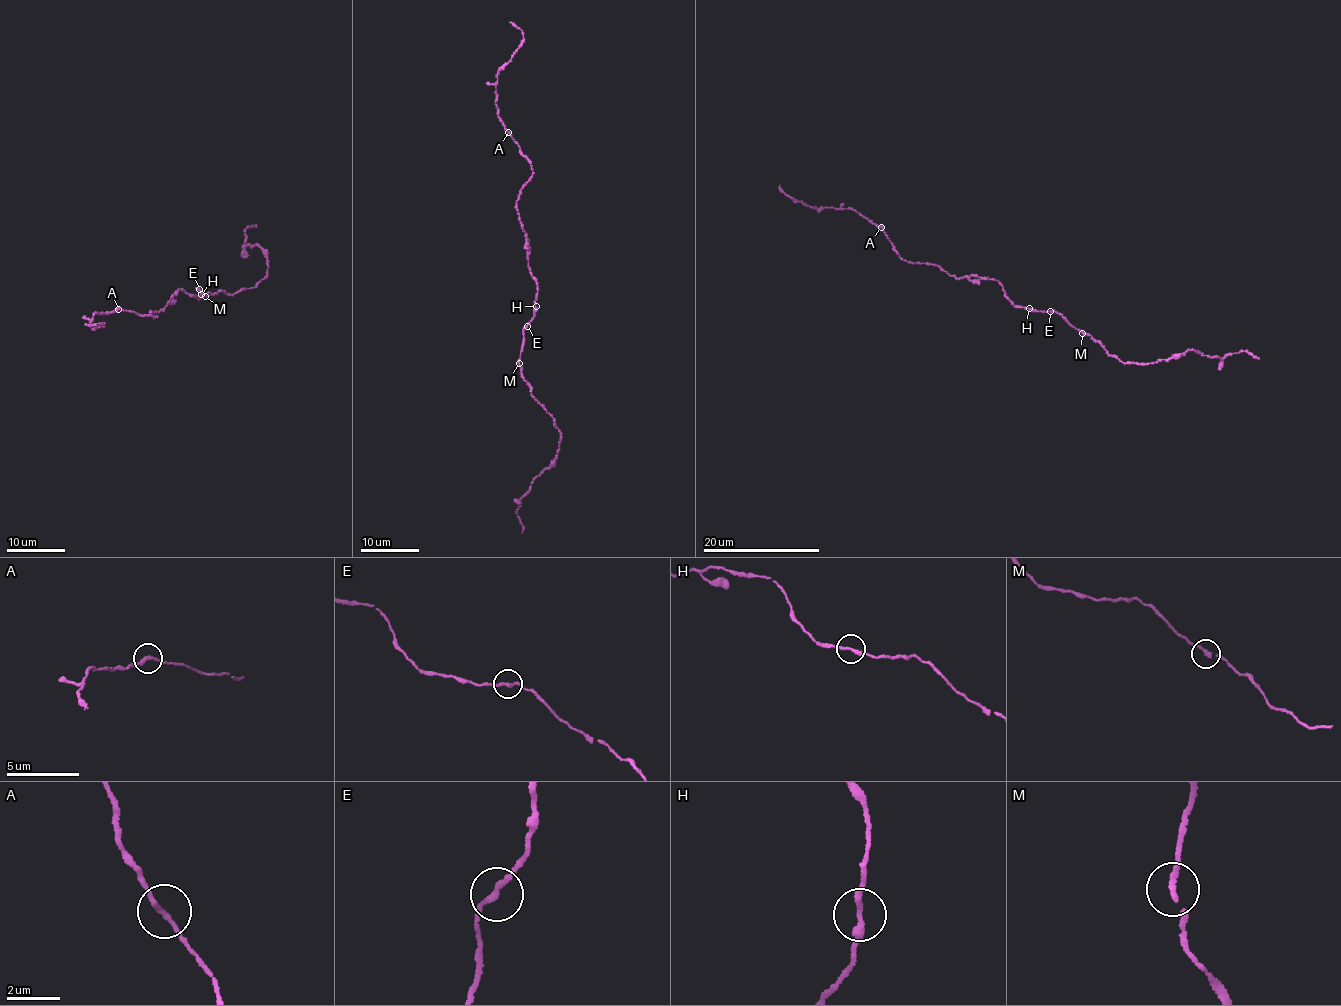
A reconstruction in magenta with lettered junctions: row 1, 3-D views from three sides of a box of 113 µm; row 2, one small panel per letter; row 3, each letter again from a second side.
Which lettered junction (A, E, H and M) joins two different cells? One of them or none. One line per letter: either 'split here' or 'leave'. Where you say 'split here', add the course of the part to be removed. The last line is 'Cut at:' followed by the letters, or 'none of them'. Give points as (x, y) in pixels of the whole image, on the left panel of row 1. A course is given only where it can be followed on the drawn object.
A: leave
E: leave
H: leave
M: leave
Cut at: none of them

